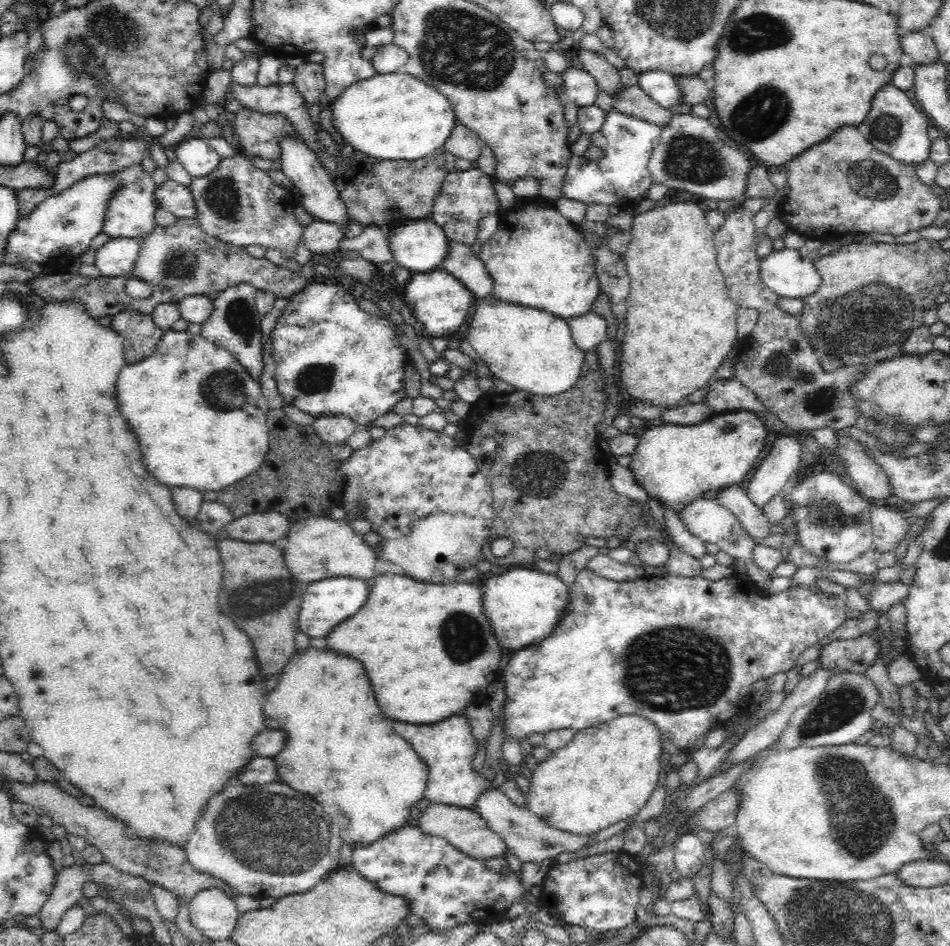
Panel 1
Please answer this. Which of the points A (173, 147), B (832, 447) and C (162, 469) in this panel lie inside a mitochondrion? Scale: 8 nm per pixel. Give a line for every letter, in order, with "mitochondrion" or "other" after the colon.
A: other
B: other
C: other

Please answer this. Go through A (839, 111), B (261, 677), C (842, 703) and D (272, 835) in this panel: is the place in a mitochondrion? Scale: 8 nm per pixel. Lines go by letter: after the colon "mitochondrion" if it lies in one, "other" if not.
A: other
B: other
C: mitochondrion
D: mitochondrion

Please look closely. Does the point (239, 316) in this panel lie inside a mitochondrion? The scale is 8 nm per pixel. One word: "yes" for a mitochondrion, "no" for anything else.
yes

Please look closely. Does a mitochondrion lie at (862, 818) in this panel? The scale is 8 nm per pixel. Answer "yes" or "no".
yes

